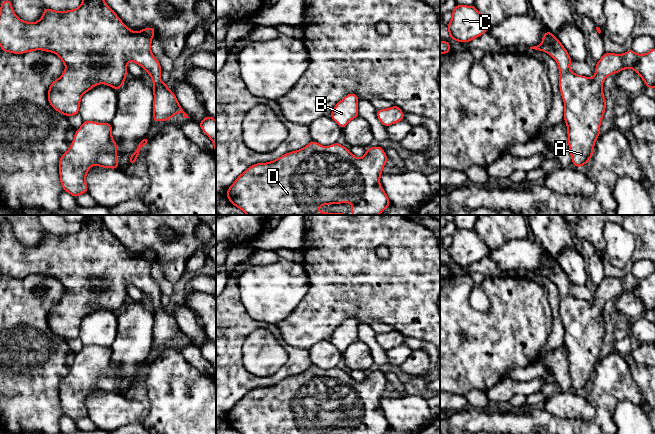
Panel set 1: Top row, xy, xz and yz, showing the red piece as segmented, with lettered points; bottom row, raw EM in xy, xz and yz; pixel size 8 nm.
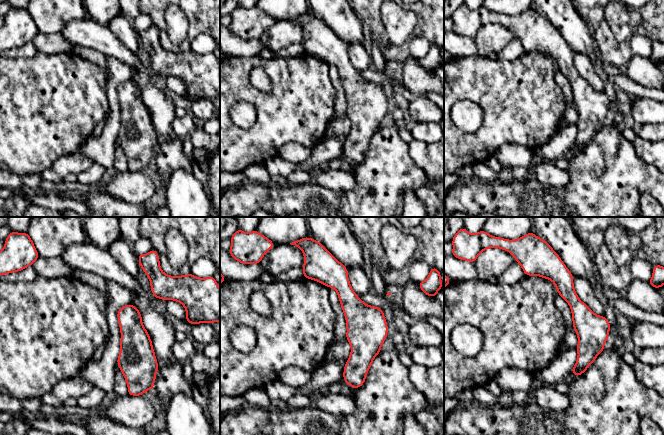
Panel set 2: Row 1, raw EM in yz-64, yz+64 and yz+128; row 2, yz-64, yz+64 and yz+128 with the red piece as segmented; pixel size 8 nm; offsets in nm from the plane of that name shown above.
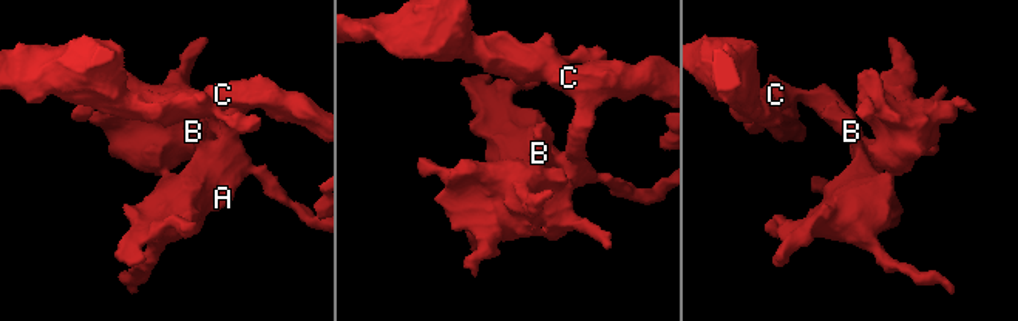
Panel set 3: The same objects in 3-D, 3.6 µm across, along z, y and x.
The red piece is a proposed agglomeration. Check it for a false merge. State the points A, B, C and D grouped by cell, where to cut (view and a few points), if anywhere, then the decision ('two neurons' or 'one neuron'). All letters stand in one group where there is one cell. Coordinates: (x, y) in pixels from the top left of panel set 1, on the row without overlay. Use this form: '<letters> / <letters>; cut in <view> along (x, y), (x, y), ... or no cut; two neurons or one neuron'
A B C D; no cut; one neuron

